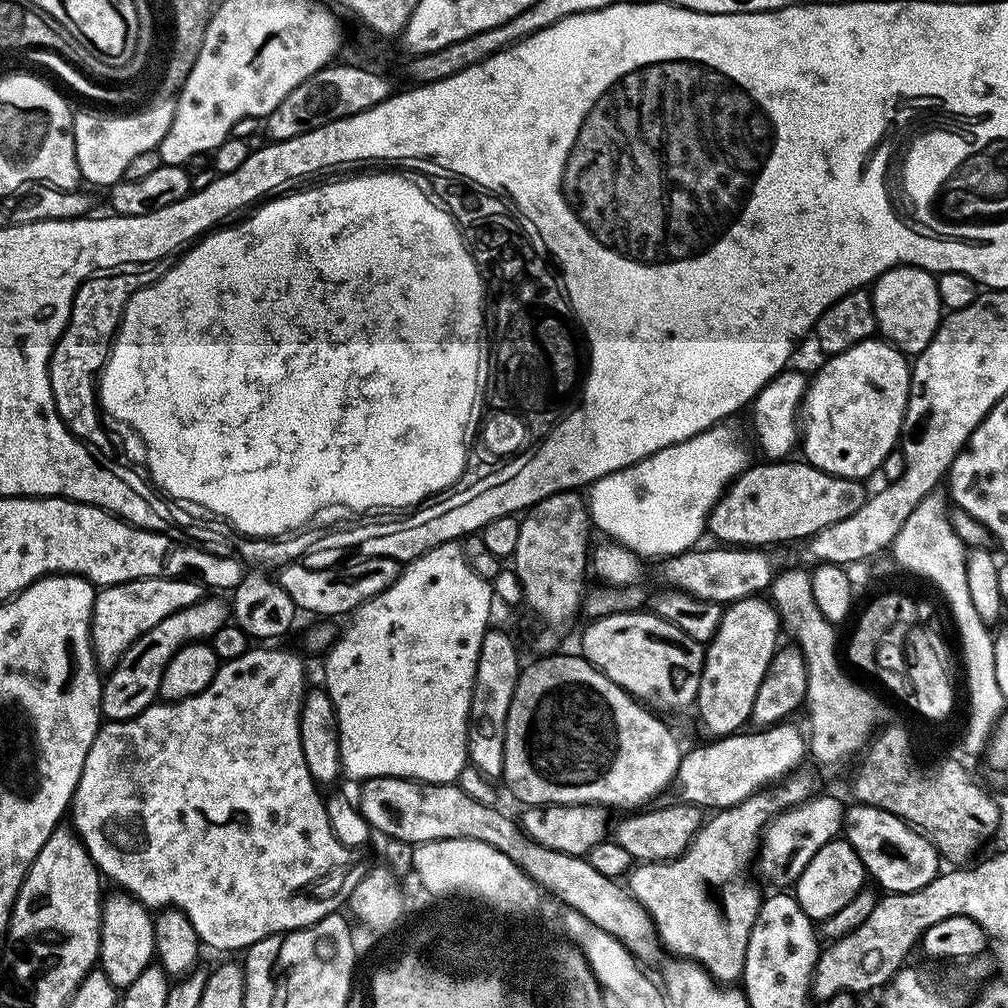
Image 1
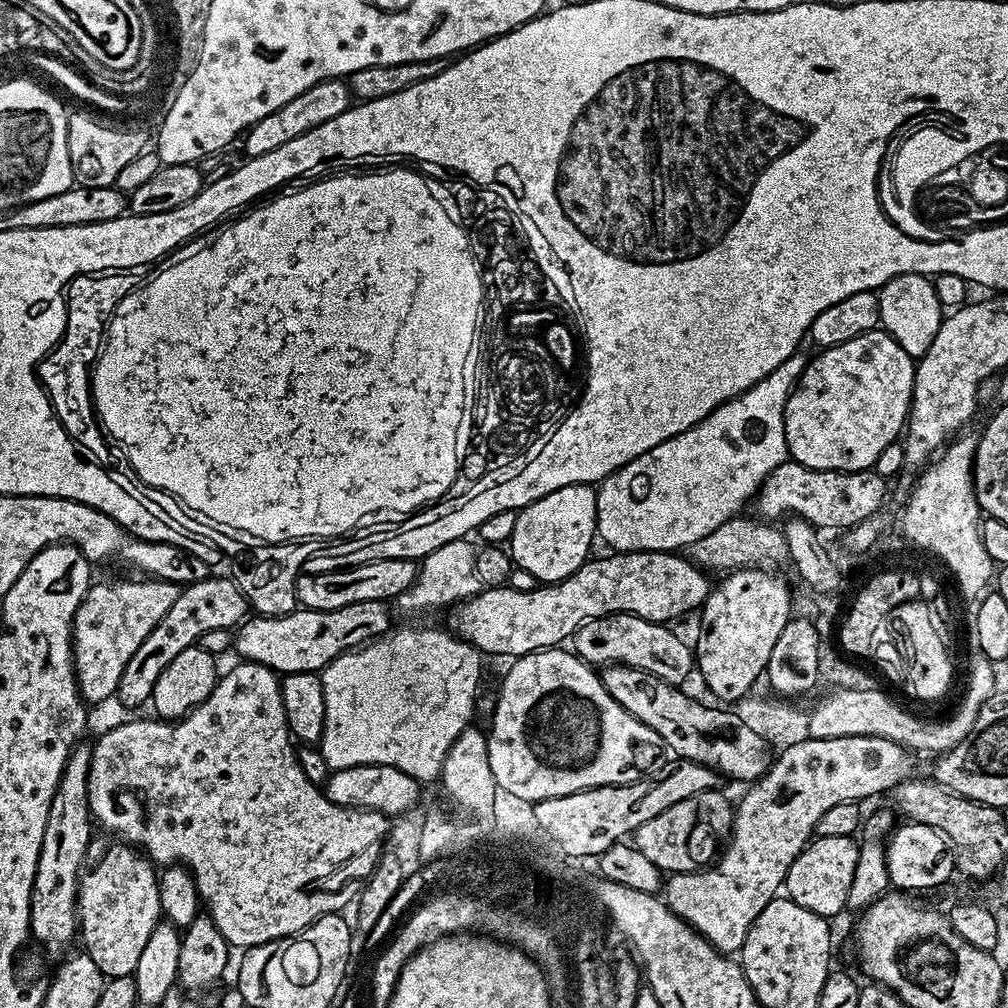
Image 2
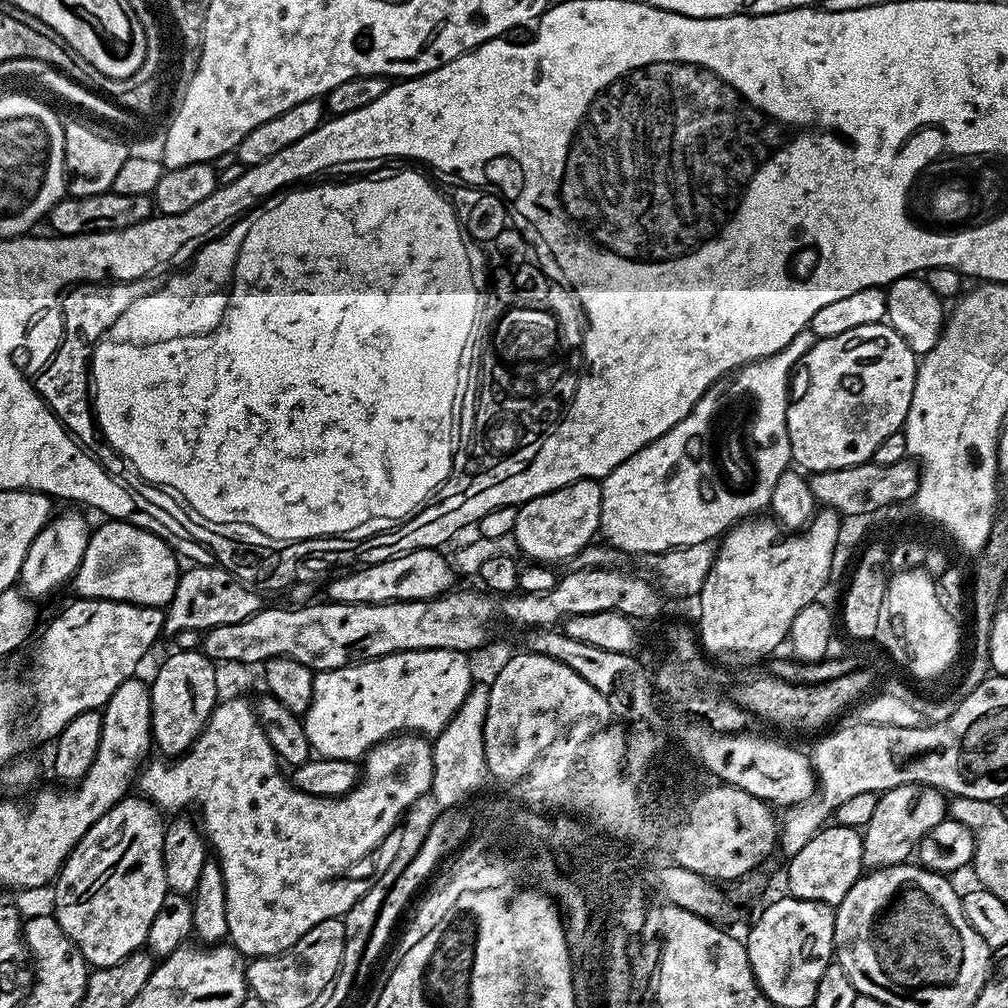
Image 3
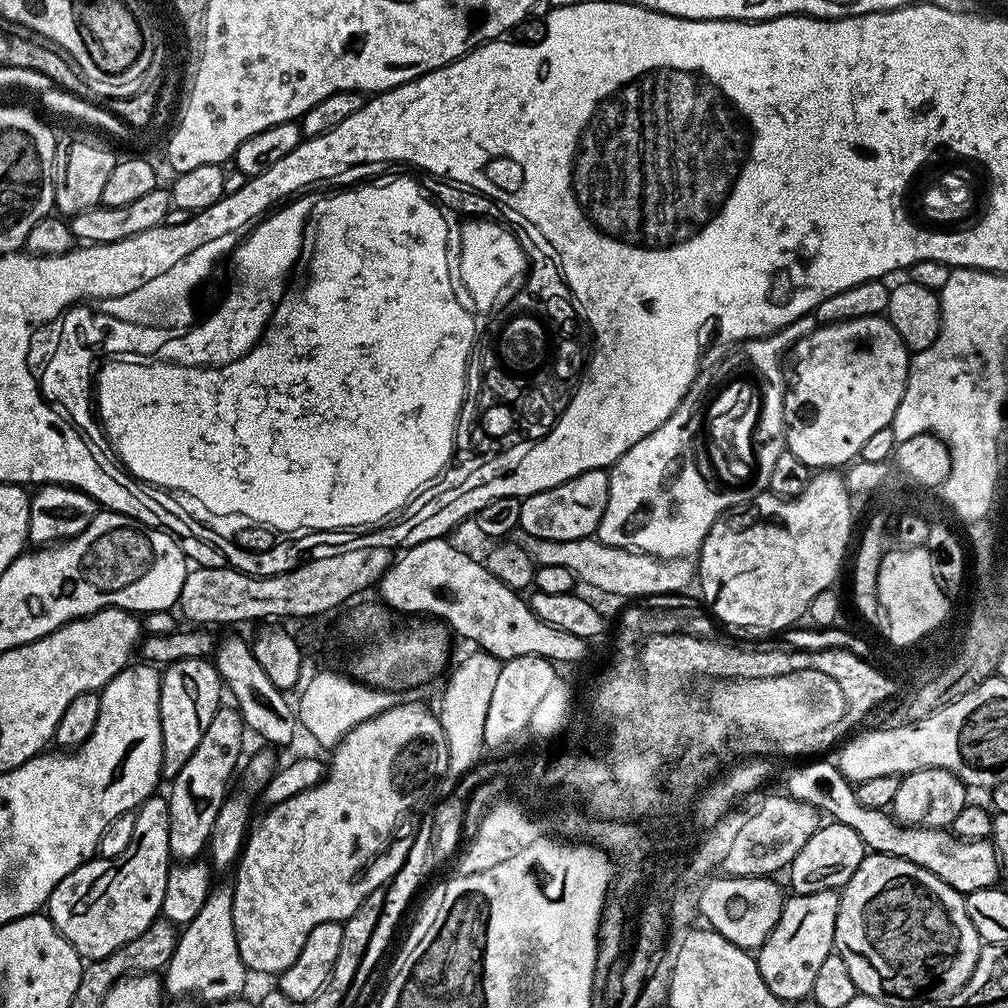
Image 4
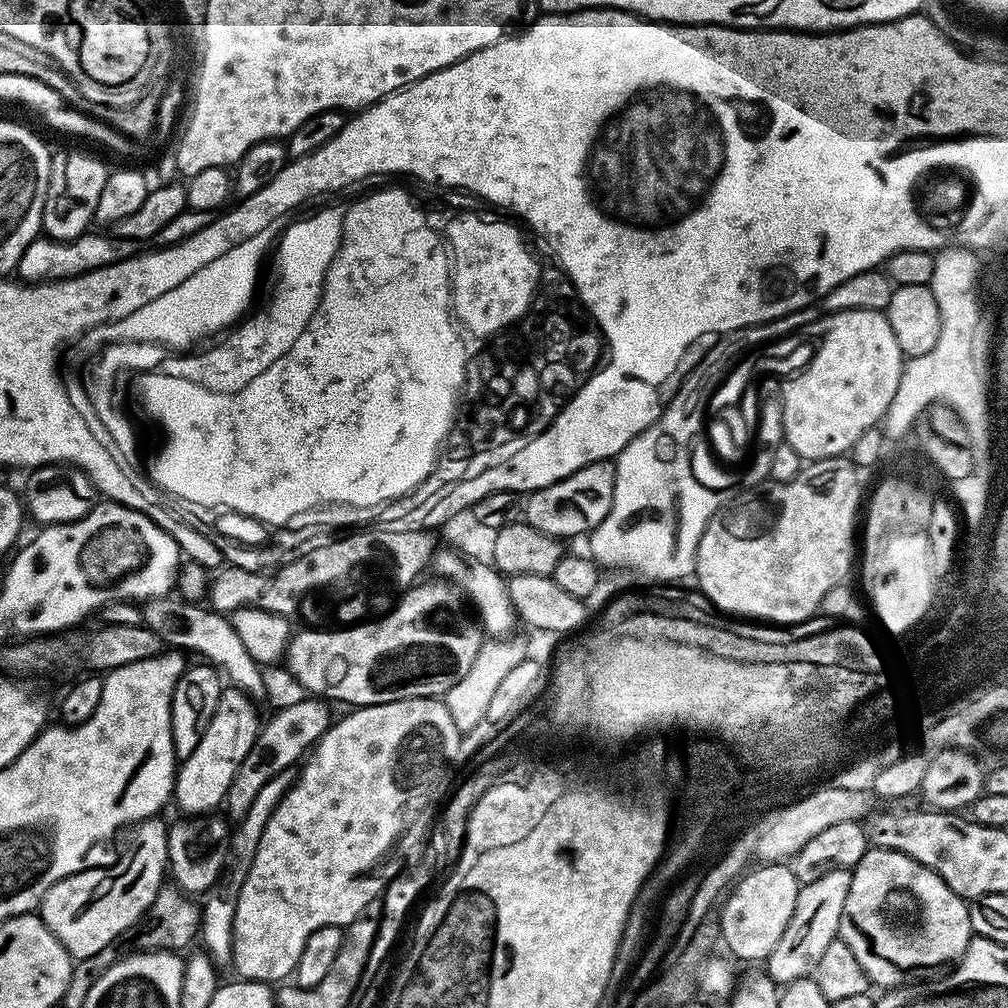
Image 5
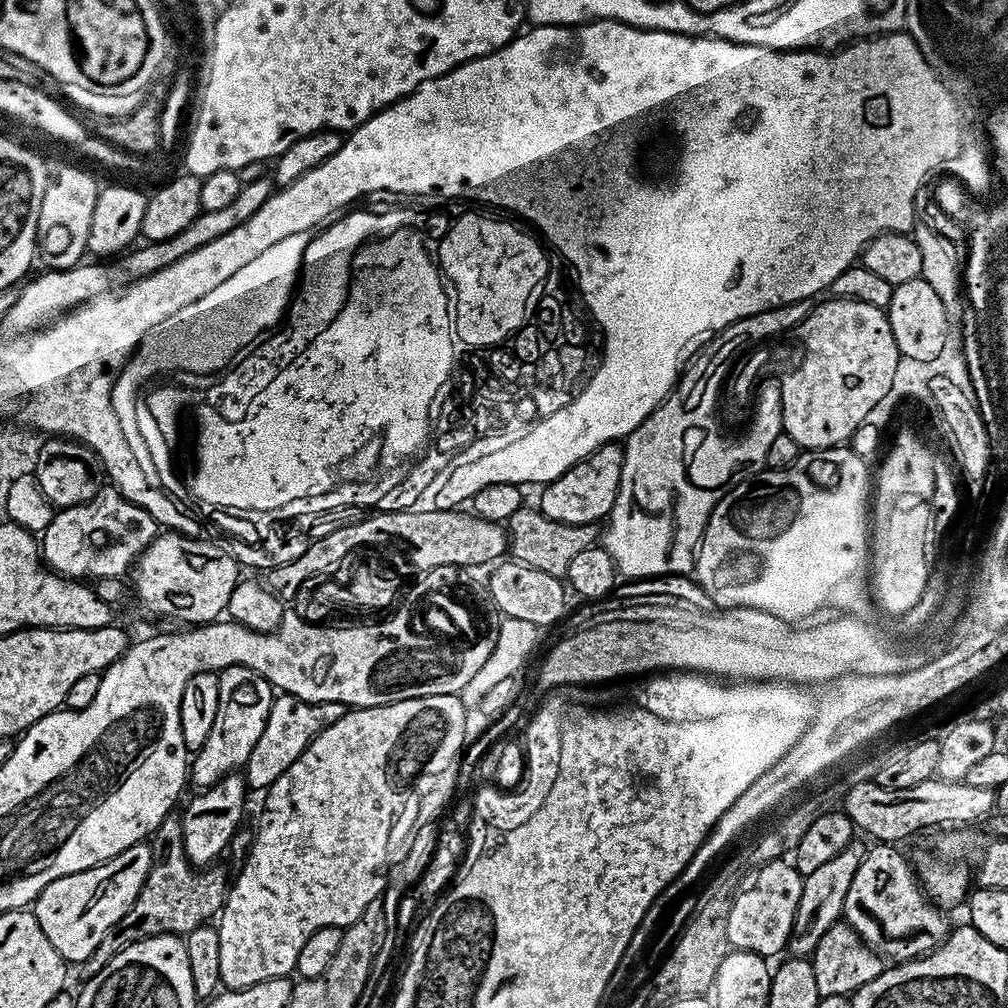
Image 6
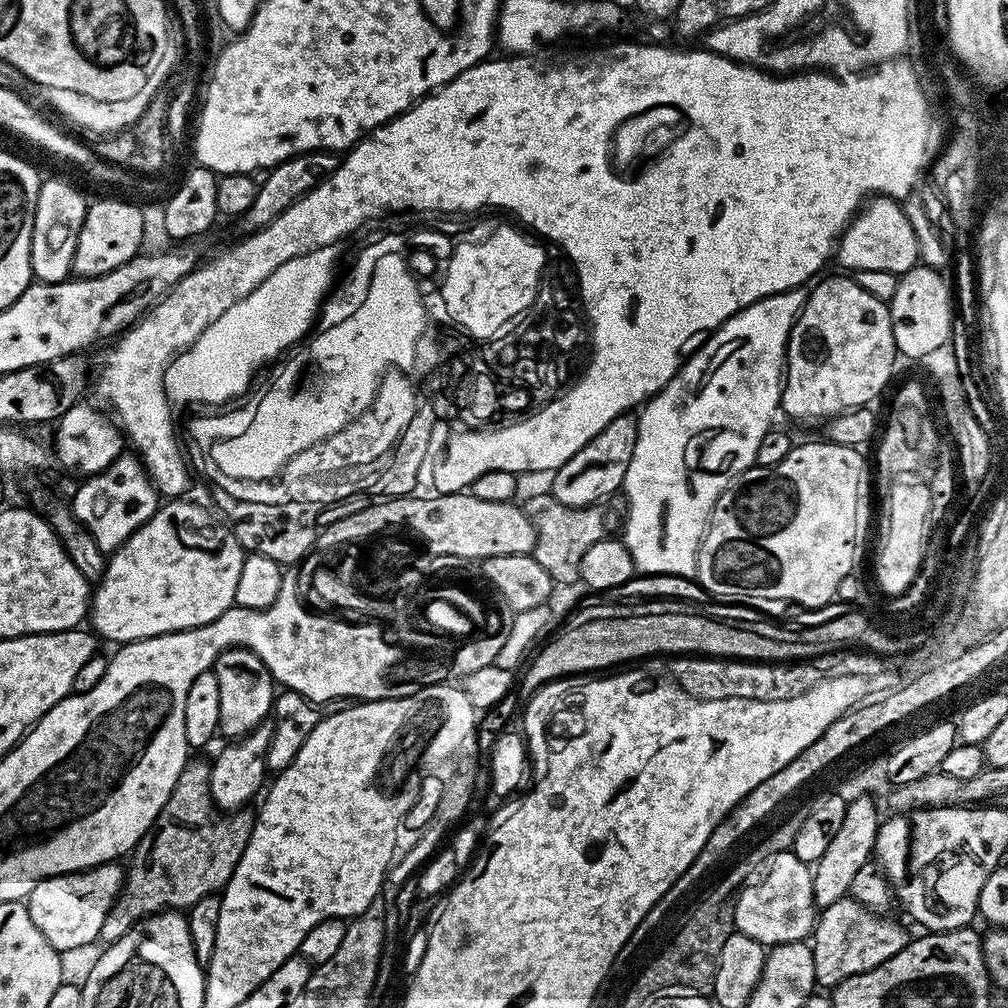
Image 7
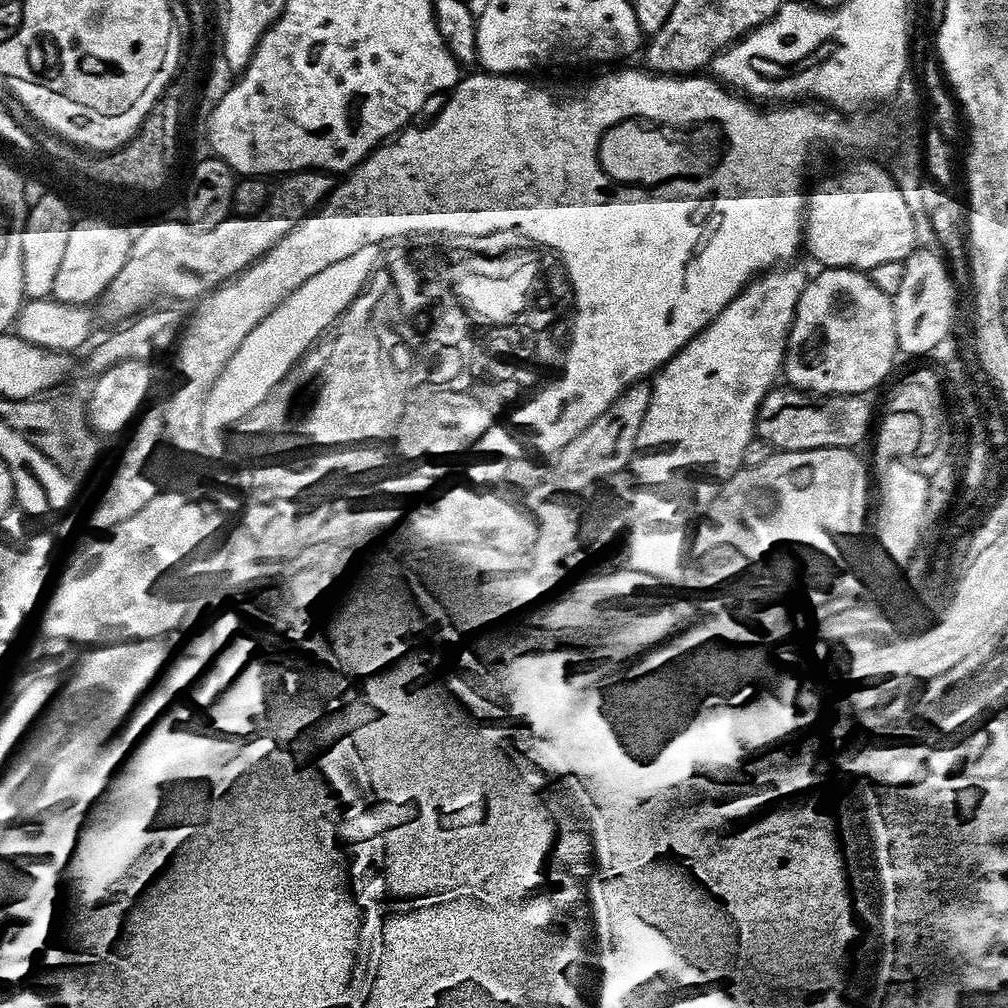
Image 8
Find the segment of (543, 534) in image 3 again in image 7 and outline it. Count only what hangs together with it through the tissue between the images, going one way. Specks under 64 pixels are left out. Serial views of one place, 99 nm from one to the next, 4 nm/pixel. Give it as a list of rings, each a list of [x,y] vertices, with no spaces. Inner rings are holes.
[[[625,414],[614,418],[606,430],[602,430],[574,458],[557,468],[551,477],[550,494],[558,502],[571,508],[585,508],[591,504],[599,504],[609,496],[617,495],[623,489],[626,470],[630,466],[630,458],[634,454],[634,442],[638,438],[637,417]]]

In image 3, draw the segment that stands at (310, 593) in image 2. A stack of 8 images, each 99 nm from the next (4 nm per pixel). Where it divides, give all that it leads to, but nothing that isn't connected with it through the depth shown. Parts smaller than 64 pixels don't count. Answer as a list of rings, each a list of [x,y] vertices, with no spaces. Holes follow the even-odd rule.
[[[415,548],[413,552],[403,552],[400,556],[391,556],[377,564],[366,564],[350,570],[346,576],[340,576],[328,584],[327,599],[333,604],[393,604],[403,600],[429,600],[435,596],[443,596],[453,591],[452,576],[454,568],[443,556],[443,551],[434,548]]]

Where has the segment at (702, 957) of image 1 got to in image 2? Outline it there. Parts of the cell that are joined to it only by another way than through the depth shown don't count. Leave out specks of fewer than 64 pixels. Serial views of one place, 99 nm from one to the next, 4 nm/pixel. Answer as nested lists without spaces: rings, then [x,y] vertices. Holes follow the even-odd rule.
[[[884,737],[809,738],[788,748],[780,748],[778,754],[780,757],[777,760],[775,757],[769,763],[768,771],[749,787],[752,789],[741,798],[740,804],[738,800],[735,805],[730,843],[723,849],[718,863],[703,870],[669,875],[662,888],[663,899],[672,912],[691,924],[701,936],[705,936],[717,952],[739,953],[750,926],[758,914],[762,914],[765,906],[777,899],[794,858],[798,858],[800,851],[813,839],[818,822],[826,810],[838,806],[838,802],[864,802],[867,796],[886,791],[889,793],[897,784],[904,783],[913,775],[913,753]]]

